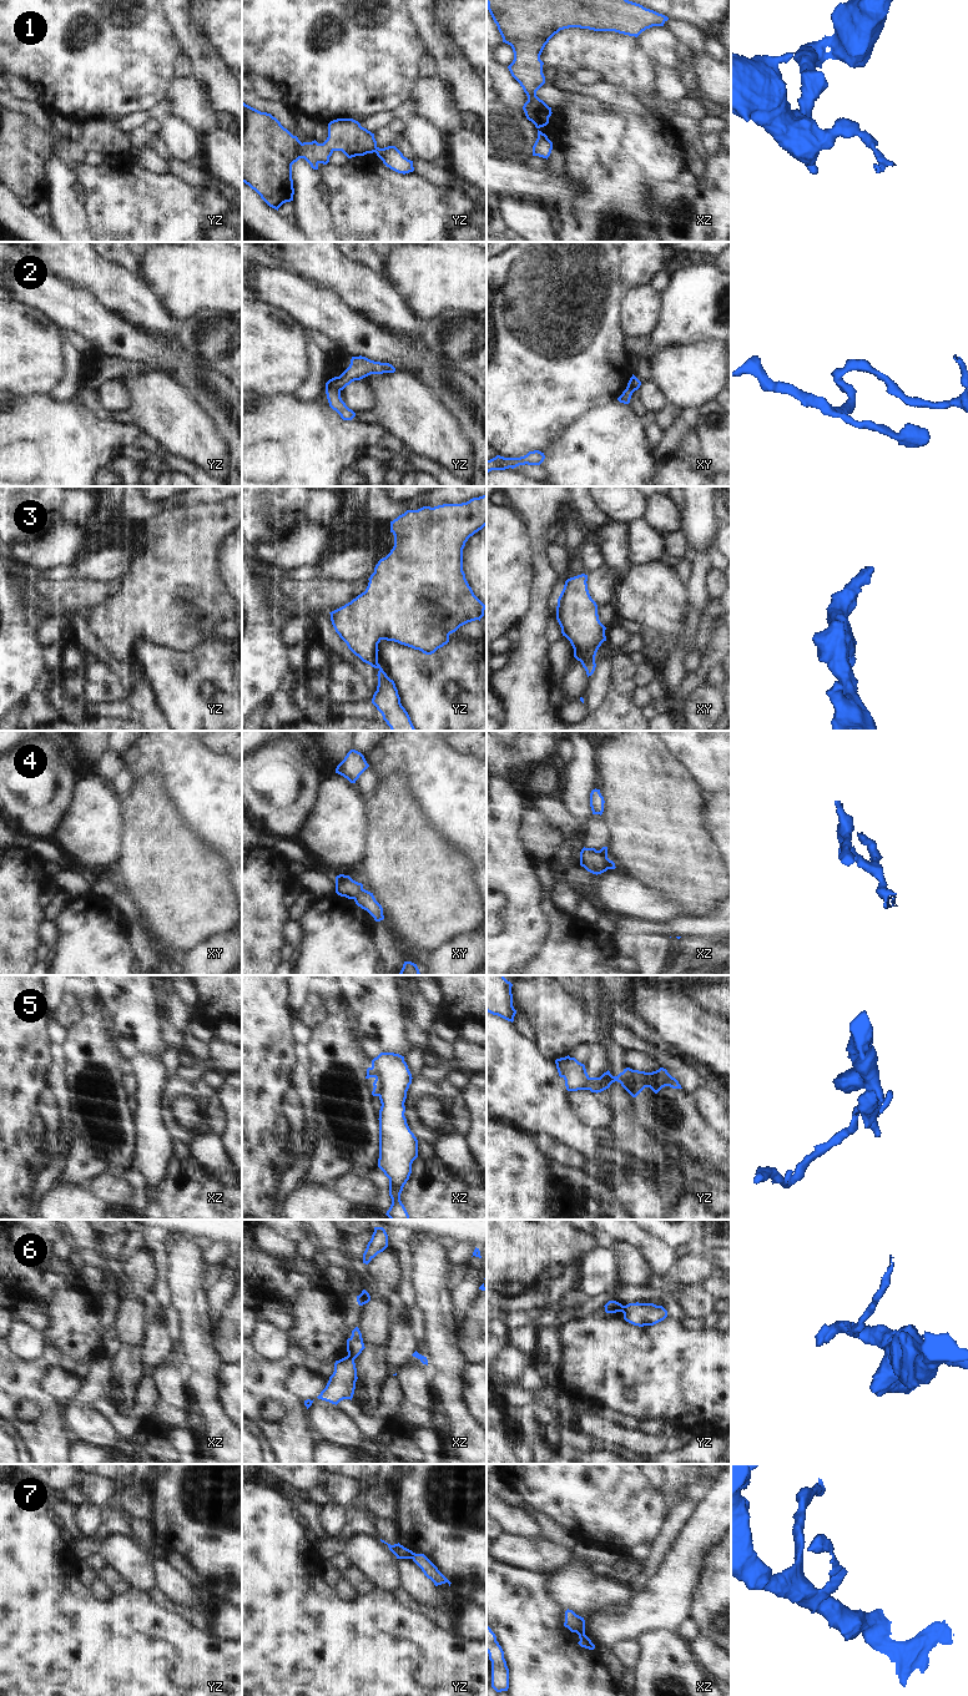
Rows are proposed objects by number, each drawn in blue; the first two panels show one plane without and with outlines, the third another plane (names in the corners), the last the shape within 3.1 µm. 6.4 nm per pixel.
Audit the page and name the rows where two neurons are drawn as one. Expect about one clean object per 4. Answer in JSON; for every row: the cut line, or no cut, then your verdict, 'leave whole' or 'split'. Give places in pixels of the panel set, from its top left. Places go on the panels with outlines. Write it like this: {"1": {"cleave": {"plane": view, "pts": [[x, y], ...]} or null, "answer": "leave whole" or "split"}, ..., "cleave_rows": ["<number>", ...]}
{"1": {"cleave": {"plane": "yz", "pts": [[377, 147], [373, 151]]}, "answer": "split"}, "2": {"cleave": {"plane": "yz", "pts": [[326, 388], [339, 392]]}, "answer": "split"}, "3": {"cleave": null, "answer": "leave whole"}, "4": {"cleave": {"plane": "xz", "pts": [[599, 851], [606, 858], [608, 868]]}, "answer": "split"}, "5": {"cleave": {"plane": "xz", "pts": [[372, 1066], [381, 1083], [378, 1095]]}, "answer": "split"}, "6": {"cleave": {"plane": "xz", "pts": [[348, 1354], [353, 1359]]}, "answer": "split"}, "7": {"cleave": {"plane": "yz", "pts": [[413, 1553], [411, 1558]]}, "answer": "split"}, "cleave_rows": ["1", "2", "4", "5", "6", "7"]}

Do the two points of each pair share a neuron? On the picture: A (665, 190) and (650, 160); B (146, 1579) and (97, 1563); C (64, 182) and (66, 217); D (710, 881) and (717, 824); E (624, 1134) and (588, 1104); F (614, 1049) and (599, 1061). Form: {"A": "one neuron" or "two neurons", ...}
{"A": "two neurons", "B": "two neurons", "C": "one neuron", "D": "two neurons", "E": "two neurons", "F": "two neurons"}

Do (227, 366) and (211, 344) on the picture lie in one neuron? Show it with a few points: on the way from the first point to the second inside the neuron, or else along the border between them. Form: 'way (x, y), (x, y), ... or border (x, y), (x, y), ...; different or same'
way (223, 361), (216, 349); same

